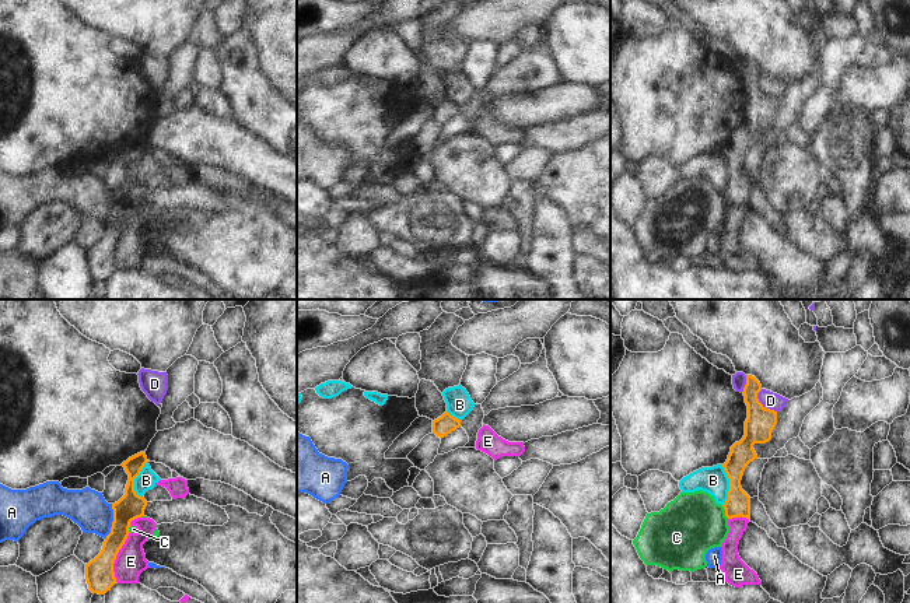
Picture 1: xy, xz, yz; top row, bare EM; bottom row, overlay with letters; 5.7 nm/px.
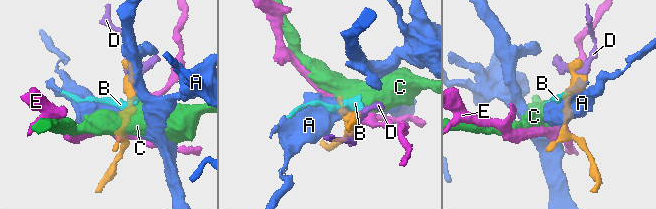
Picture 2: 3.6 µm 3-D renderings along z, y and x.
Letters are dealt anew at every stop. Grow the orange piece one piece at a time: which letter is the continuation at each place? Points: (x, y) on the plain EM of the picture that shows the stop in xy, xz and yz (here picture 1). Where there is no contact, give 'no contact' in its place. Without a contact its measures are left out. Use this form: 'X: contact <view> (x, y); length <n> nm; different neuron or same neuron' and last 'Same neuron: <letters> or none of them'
A: contact xy (112, 209); length 220 nm; different neuron
B: contact yz (730, 172); length 240 nm; different neuron
C: contact yz (725, 199); length 90 nm; different neuron
D: contact yz (760, 90); length 160 nm; different neuron
E: contact xy (115, 244); length 300 nm; different neuron
Same neuron: none of them

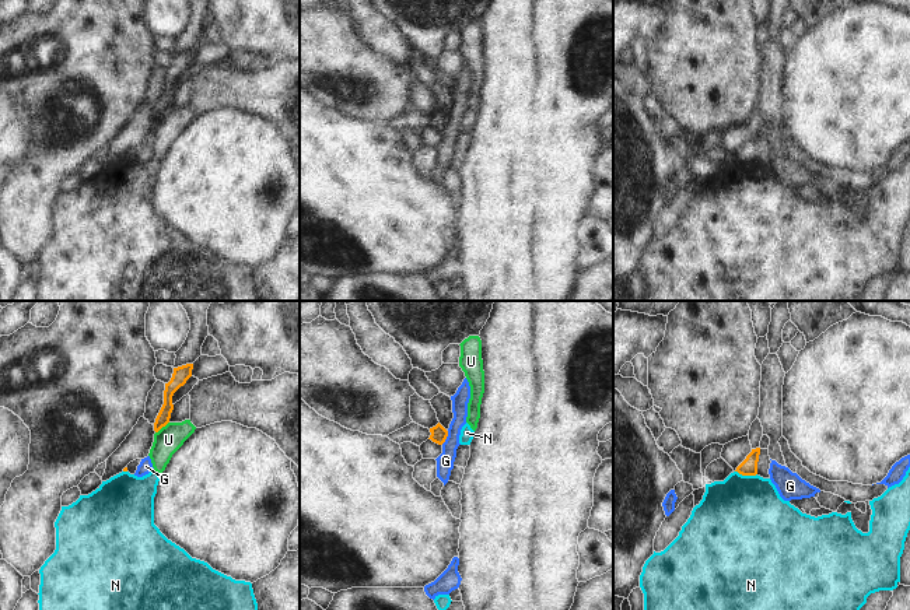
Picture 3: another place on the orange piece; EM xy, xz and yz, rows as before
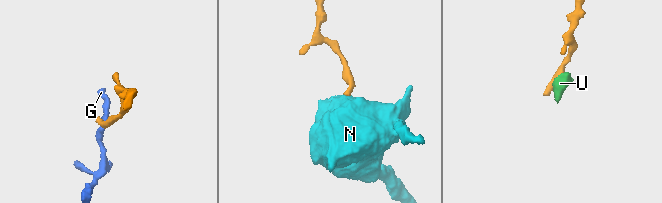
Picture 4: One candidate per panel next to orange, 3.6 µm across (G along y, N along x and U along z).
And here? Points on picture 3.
G: contact xz (445, 125); length 90 nm; different neuron
N: contact yz (746, 161); length 130 nm; different neuron
U: contact xy (161, 114); length 100 nm; different neuron
Same neuron: none of them

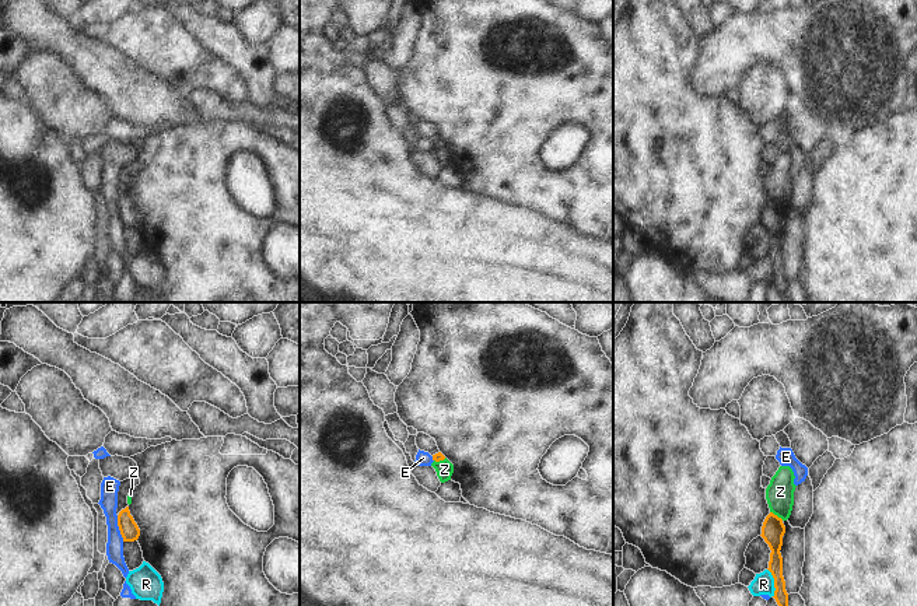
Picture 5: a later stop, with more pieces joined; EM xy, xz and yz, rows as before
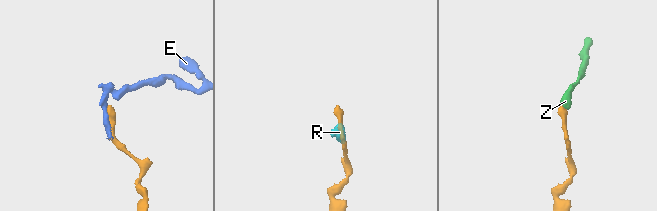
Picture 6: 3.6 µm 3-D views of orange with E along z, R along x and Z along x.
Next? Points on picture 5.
E: contact xy (119, 214); length 160 nm; different neuron
R: contact yz (774, 269); length 170 nm; different neuron
Z: contact yz (776, 202); length 90 nm; different neuron
Same neuron: none of them

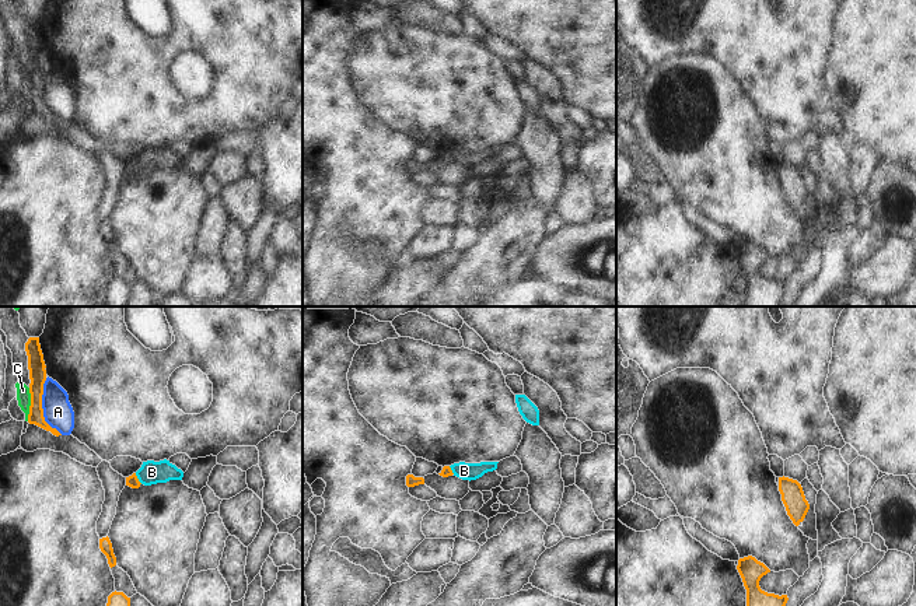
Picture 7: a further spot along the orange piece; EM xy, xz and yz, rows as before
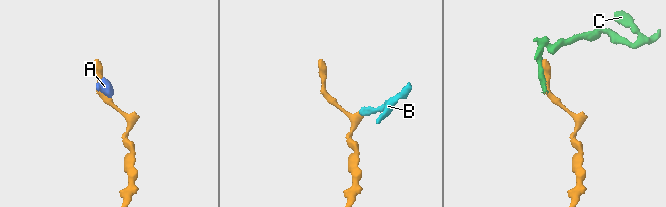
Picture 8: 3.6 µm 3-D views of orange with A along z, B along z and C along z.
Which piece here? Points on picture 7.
A: contact xy (41, 94); length 340 nm; different neuron
B: contact xy (137, 165); length 80 nm; same neuron
C: contact xy (31, 91); length 190 nm; different neuron
Same neuron: B

